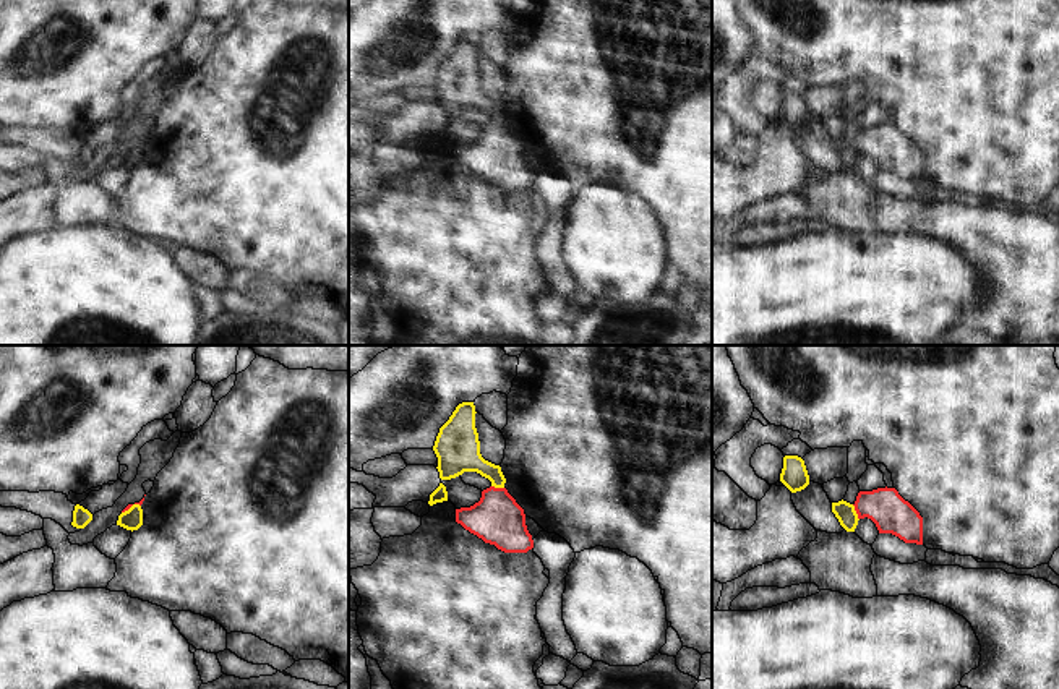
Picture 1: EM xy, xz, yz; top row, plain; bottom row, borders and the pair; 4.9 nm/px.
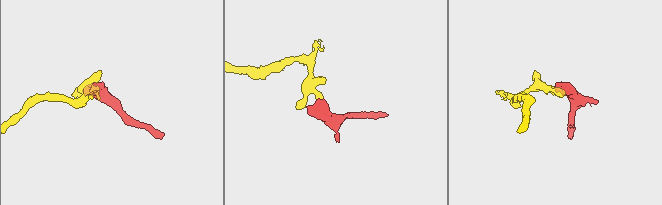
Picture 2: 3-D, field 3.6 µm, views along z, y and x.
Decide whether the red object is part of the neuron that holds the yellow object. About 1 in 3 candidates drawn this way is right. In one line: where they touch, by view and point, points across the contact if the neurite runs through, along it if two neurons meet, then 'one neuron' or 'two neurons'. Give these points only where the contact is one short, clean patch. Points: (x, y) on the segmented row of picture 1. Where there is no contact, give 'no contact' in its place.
contact yz (855, 513); border yz (852, 504), (858, 519); two neurons

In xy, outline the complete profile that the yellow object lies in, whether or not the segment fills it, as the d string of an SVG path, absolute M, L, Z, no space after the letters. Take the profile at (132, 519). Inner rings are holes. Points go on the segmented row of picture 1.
M133 504L128 511L118 516L117 525L126 530L138 530L143 525L143 509L139 504Z

